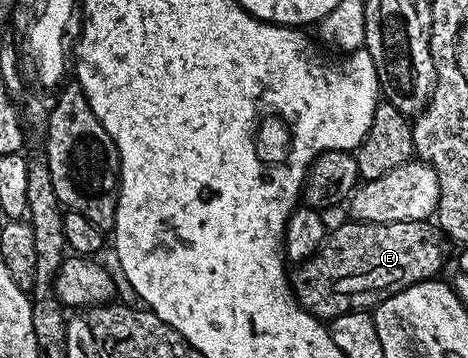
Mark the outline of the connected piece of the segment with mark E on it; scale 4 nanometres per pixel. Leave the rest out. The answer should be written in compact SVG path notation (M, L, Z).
M347 219L344 225L339 225L328 232L327 238L324 239L323 245L319 248L309 260L302 262L298 266L299 269L293 273L293 292L299 303L308 309L315 317L320 319L330 319L337 315L345 315L346 313L354 313L356 311L371 311L376 305L381 304L385 299L389 299L393 295L397 295L401 291L405 291L409 287L413 287L422 281L429 281L440 276L439 268L443 265L443 245L439 242L440 234L425 221L398 221L397 223L373 223L372 221L357 221Z

